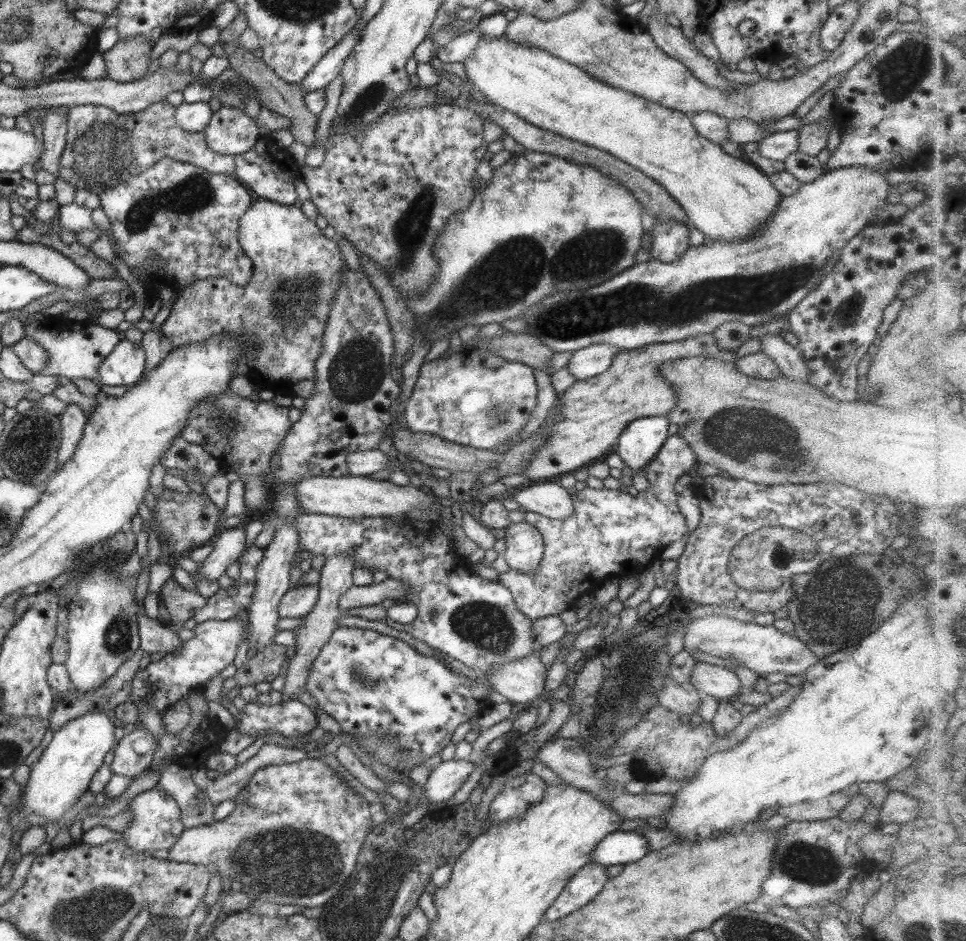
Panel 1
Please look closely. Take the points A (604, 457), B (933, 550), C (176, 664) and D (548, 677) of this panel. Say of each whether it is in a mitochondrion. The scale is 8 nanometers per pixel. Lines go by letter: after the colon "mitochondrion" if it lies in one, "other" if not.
A: other
B: other
C: other
D: other

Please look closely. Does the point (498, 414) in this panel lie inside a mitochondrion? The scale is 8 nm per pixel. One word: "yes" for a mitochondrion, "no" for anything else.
yes

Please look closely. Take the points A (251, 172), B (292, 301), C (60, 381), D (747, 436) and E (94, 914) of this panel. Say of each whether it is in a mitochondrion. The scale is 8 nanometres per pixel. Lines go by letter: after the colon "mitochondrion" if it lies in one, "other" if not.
A: other
B: mitochondrion
C: other
D: mitochondrion
E: mitochondrion

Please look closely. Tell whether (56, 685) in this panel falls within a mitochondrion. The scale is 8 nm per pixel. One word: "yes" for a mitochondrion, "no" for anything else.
no

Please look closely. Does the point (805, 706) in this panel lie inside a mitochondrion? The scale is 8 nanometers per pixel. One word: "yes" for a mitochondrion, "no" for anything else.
no

